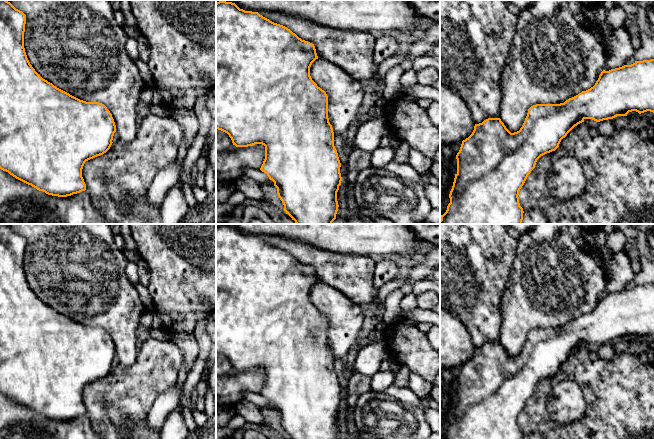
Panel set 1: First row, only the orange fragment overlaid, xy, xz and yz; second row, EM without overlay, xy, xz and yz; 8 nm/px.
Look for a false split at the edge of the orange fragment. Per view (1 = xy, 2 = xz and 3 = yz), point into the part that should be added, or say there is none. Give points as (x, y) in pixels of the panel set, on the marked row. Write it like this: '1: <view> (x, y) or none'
1: none
2: none
3: none

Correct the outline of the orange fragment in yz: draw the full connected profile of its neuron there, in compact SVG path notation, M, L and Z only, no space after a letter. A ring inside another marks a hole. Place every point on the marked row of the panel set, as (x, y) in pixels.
M654 59L635 61L609 71L603 70L595 85L560 104L536 104L528 109L525 121L519 131L511 133L500 118L488 118L475 124L472 134L462 141L456 155L457 173L449 194L450 203L441 215L440 224L522 224L523 208L519 203L519 191L528 175L535 168L537 160L555 151L563 138L585 119L596 122L627 116L629 112L654 113Z

